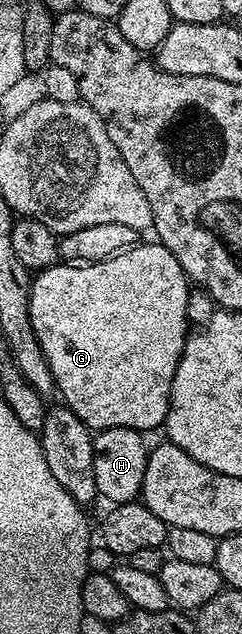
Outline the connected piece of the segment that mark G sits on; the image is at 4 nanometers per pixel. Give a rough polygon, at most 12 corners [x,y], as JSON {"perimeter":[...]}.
{"perimeter":[[141,242],[33,276],[57,394],[91,432],[165,424],[186,274]]}

